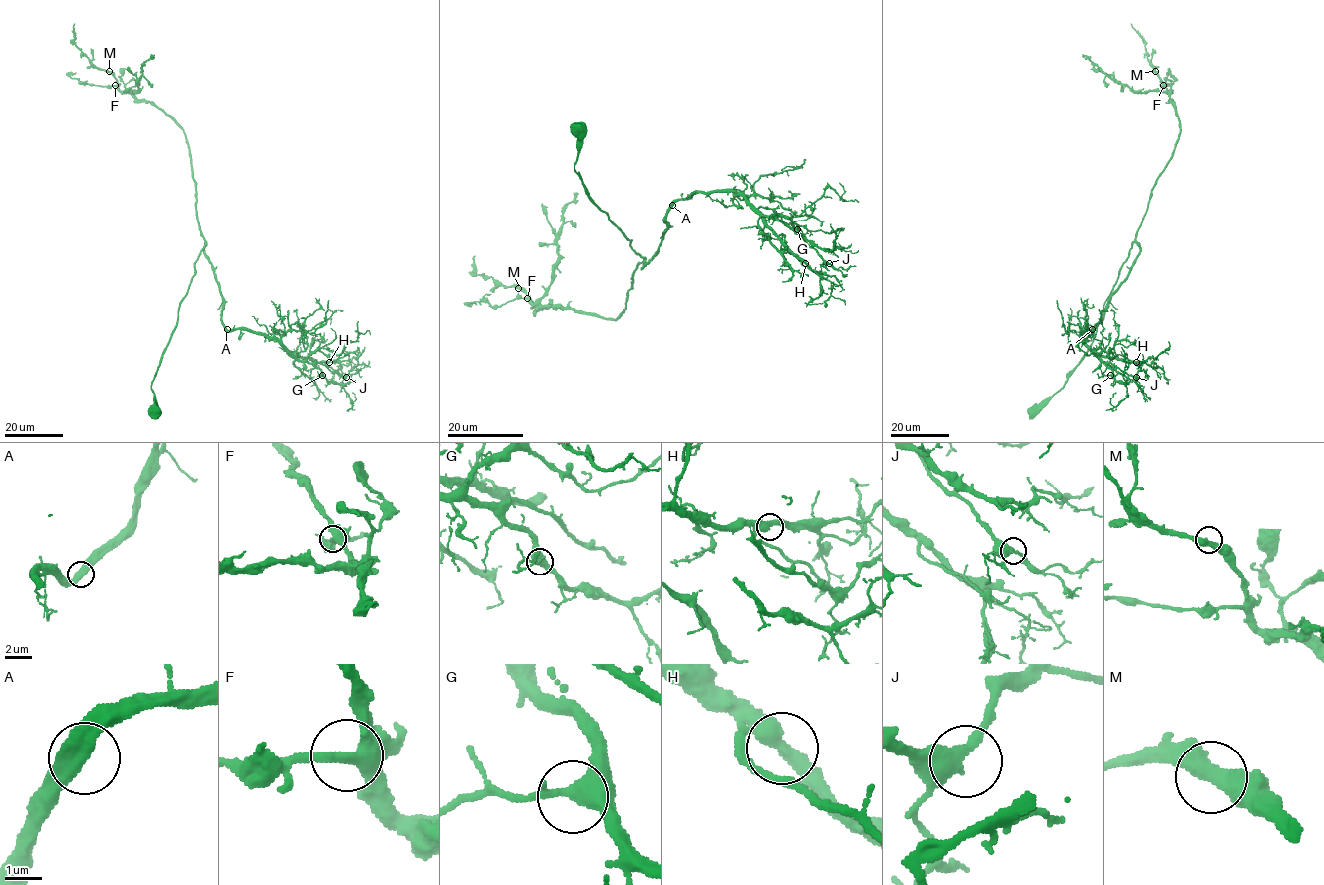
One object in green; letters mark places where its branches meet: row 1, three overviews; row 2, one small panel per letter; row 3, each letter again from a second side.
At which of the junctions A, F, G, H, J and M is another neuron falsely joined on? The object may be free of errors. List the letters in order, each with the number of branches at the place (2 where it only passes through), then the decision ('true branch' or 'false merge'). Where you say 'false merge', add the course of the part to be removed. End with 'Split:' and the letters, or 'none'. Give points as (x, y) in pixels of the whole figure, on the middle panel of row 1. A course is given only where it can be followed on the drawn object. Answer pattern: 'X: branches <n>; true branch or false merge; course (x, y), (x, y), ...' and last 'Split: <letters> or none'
A: branches 2; true branch
F: branches 2; true branch
G: branches 2; true branch
H: branches 2; true branch
J: branches 2; true branch
M: branches 2; true branch
Split: none

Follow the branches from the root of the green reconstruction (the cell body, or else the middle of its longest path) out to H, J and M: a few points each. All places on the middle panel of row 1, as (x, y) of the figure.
H: (576, 128), (574, 170), (642, 267), (674, 202), (728, 191), (805, 263)
J: (576, 128), (574, 170), (642, 267), (674, 202), (728, 191), (795, 229), (829, 263)
M: (576, 128), (574, 170), (643, 260), (616, 319), (535, 305), (518, 288)

